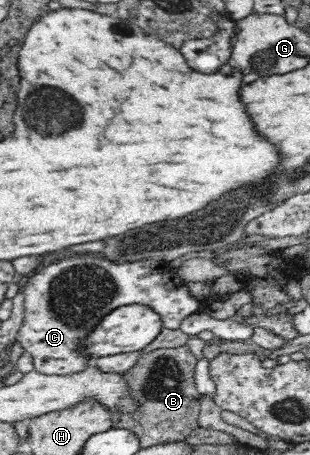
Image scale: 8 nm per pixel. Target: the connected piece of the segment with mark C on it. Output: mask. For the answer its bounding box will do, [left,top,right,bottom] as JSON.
[17,255,212,374]

